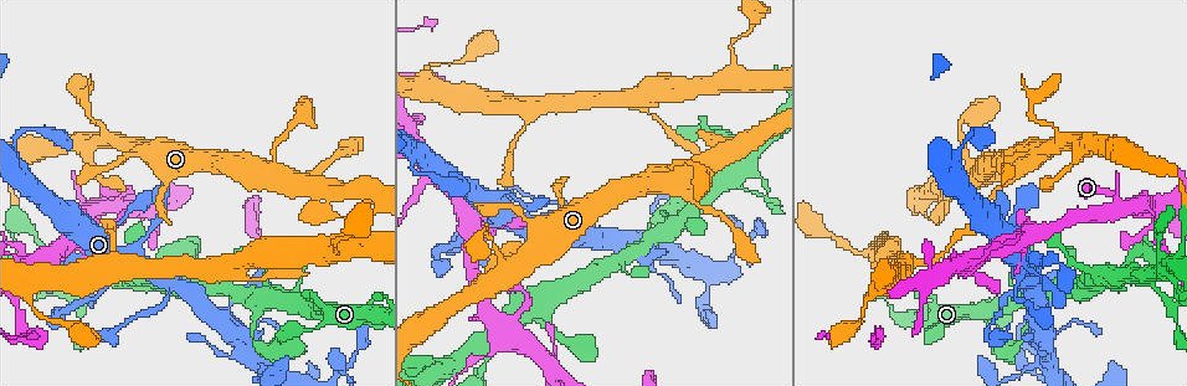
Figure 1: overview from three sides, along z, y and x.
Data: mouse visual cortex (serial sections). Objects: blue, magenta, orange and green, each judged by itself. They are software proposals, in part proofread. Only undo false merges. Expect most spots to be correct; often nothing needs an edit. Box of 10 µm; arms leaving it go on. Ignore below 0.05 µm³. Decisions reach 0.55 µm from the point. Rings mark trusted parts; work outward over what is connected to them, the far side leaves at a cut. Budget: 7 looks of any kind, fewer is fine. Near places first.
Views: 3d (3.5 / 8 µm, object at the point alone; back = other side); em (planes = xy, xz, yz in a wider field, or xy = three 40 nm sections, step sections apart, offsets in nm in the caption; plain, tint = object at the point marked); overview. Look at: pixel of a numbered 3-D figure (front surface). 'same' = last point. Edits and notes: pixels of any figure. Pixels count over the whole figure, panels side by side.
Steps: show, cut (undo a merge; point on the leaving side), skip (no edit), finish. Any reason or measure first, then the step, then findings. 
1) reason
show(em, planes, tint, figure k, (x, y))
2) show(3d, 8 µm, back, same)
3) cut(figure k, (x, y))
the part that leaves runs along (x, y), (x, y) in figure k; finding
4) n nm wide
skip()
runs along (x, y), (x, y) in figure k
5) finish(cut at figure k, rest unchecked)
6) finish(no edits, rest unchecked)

sudden change in width
show(3d, 3.5 µm, back, figure 1, (447, 365))

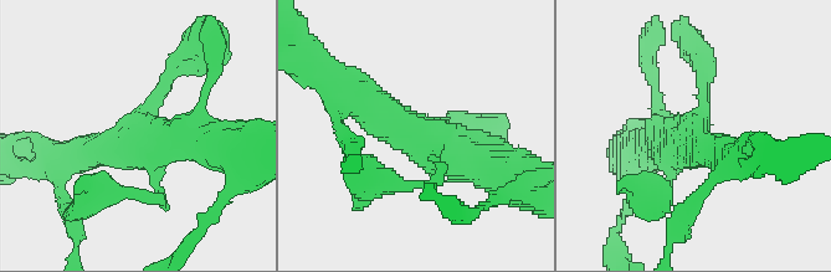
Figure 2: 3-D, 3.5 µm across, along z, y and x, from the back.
4 arms; arms of 150, 150, 450, 500 nm; shape alone is not enough
show(em, planes, tint, figure 2, (419, 128))

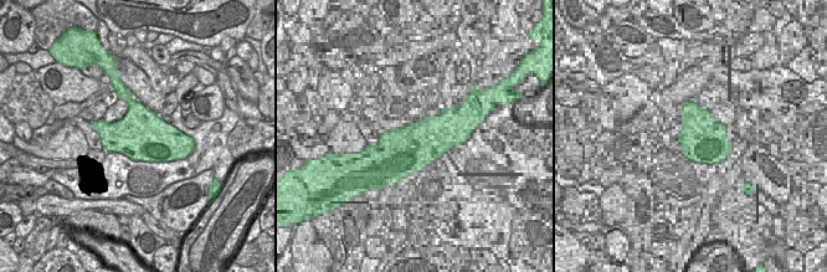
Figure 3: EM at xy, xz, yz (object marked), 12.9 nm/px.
650 nm wide
skip()
runs along (357, 96), (388, 124), (490, 168) in figure 2; one cell here

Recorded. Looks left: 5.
abrupt turn
show(3d, 8 µm, figure 1, (1124, 204))

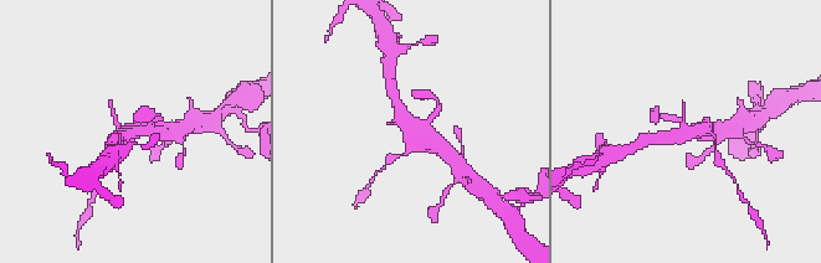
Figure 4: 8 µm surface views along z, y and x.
4 arms; arms of 150, 200, 400, 400 nm
show(em, xy, step 3, tint, same)

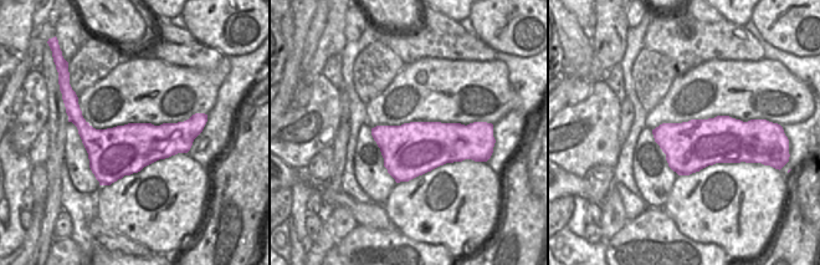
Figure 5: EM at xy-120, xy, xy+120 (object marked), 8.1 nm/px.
cut(figure 4, (390, 158))
the part that leaves runs along (408, 151), (390, 158), (383, 169) in figure 4; two cells meet here

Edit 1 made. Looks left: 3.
abrupt turn
show(3d, 3.5 µm, figure 1, (1020, 280))

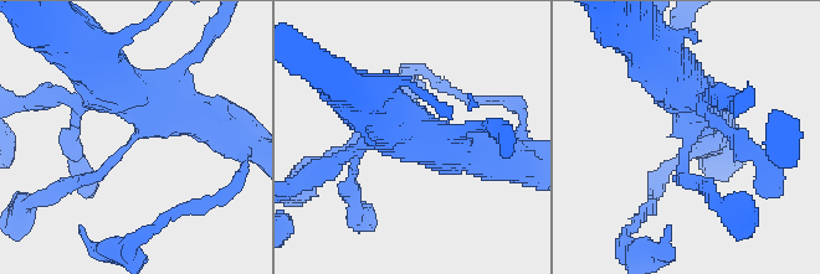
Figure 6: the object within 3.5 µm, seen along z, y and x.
arms of 150, 600 nm; need the tissue
show(em, xy, step 5, tint, figure 6, (129, 144))

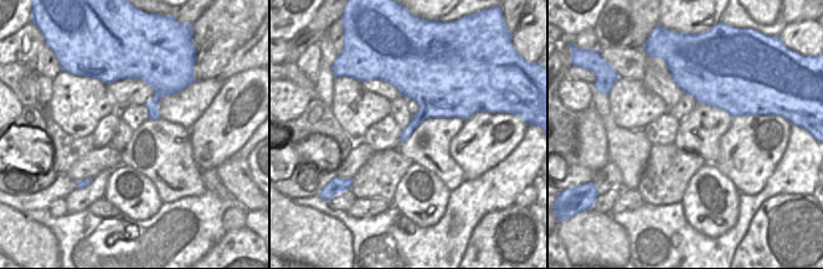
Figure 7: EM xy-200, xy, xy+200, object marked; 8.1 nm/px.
skip()
runs along (681, 89), (683, 176), (703, 189) in figure 6; continuous, no second cell

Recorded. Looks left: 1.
finish(cut at figure 4, rest unchecked)

